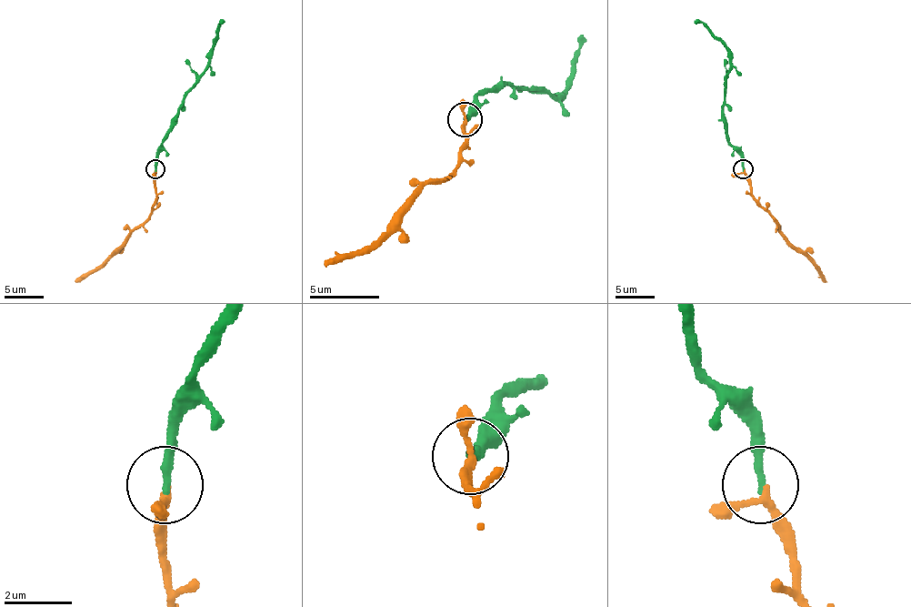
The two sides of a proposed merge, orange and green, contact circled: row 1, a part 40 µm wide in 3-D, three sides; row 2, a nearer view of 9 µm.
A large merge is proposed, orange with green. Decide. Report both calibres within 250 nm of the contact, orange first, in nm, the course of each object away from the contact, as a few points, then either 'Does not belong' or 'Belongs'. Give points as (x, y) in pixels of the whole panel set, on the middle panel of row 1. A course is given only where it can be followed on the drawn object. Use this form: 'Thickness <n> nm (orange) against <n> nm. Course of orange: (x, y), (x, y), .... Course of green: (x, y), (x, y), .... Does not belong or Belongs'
Thickness 180 nm (orange) against 260 nm. Course of orange: (467, 122), (460, 164), (446, 177), (433, 177), (363, 250), (339, 254), (325, 268). Course of green: (464, 118), (467, 108), (481, 95), (502, 84), (540, 87), (554, 97), (567, 84), (582, 35). Belongs

